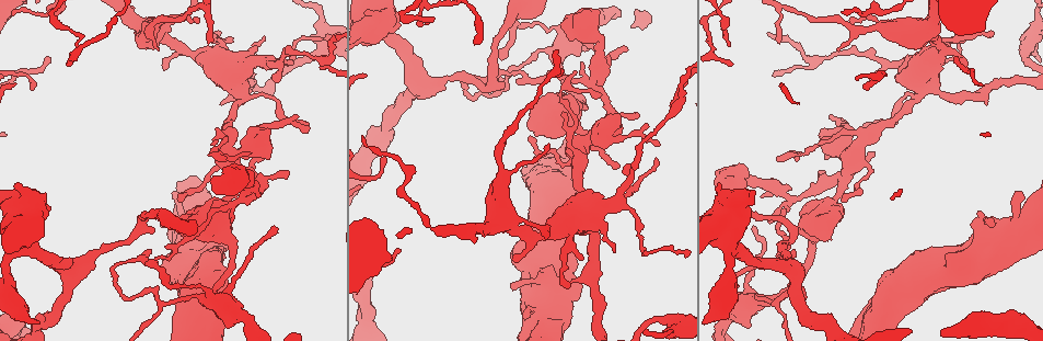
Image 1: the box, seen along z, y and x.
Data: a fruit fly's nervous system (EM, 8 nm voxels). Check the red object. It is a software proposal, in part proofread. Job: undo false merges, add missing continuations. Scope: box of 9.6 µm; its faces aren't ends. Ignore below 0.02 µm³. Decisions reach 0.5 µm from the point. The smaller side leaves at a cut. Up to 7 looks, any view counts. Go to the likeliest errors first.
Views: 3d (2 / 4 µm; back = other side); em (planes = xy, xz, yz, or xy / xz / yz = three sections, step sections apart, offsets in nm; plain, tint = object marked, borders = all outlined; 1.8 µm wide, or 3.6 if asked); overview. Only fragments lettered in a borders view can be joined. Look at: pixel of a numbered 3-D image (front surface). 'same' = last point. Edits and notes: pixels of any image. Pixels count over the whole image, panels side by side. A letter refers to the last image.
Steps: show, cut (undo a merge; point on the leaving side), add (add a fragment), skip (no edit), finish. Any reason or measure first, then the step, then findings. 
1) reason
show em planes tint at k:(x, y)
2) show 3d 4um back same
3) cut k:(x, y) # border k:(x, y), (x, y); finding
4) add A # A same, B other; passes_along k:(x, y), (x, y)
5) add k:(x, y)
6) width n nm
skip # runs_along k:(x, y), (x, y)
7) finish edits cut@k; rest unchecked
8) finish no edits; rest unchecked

sudden change in width
show 3d 4um at 1:(881, 321)

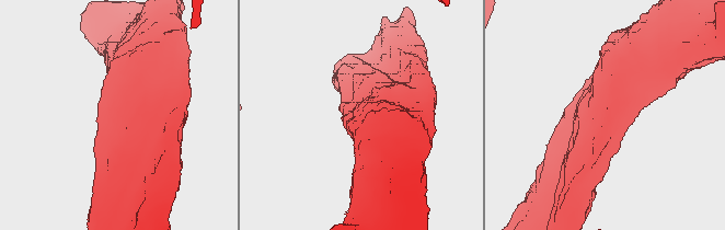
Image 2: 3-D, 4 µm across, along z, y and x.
show em 3.6um yz step 4 tint at 2:(610, 114)

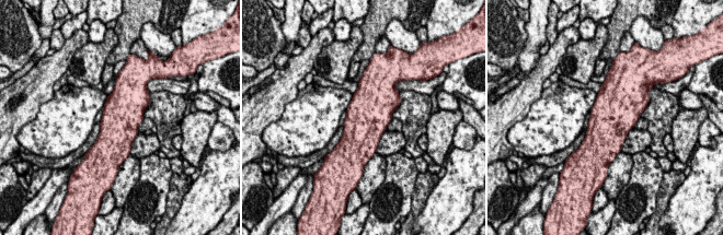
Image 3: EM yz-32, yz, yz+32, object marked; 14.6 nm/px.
show em 3.6um planes borders same

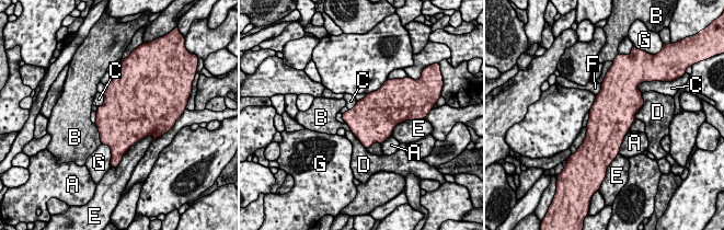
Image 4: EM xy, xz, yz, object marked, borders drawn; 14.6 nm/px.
longest_contact E 480 nm
skip # A other, B other, C other, D other, E other, F other, G other; border 4:(586, 127), (586, 136), (581, 144); one neuron here

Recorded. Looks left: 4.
show em 3.6um planes tint at 1:(531, 313)

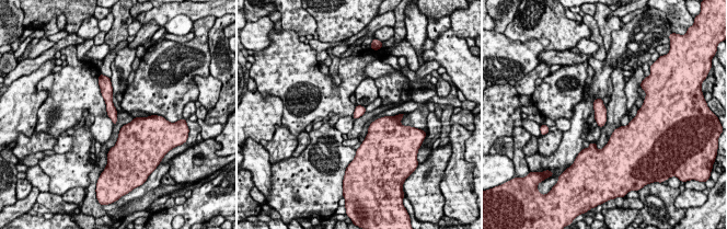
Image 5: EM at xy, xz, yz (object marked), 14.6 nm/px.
what lies round it
show em 3.6um planes borders same

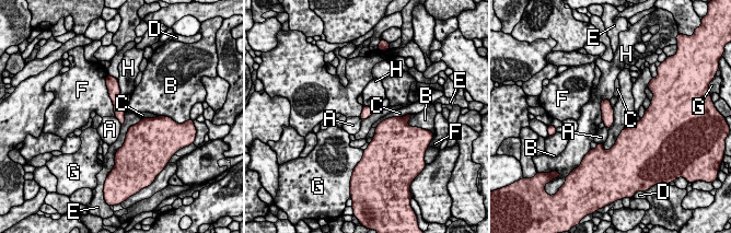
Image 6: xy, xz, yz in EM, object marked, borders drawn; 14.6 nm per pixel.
skip # A other, B other, C other, D other, E other, F other, G other, H other; border 6:(142, 118), (114, 153); all the same neuron

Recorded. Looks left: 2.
sudden change in width
show em 3.6um xy step 16 borders at 1:(238, 87)

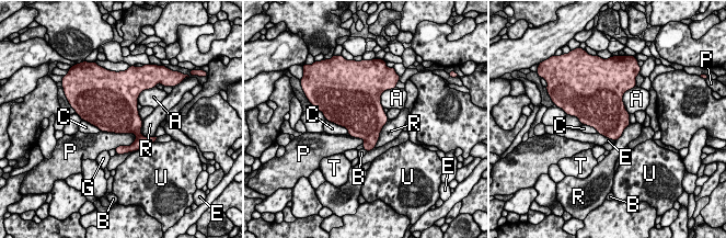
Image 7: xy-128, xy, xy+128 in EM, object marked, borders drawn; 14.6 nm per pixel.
skip # A other, B other, C other, E other, G other, P other, R other, T other, U other; border 7:(101, 131), (134, 134), (136, 138); one neuron here

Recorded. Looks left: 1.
finish no edits; rest unchecked

